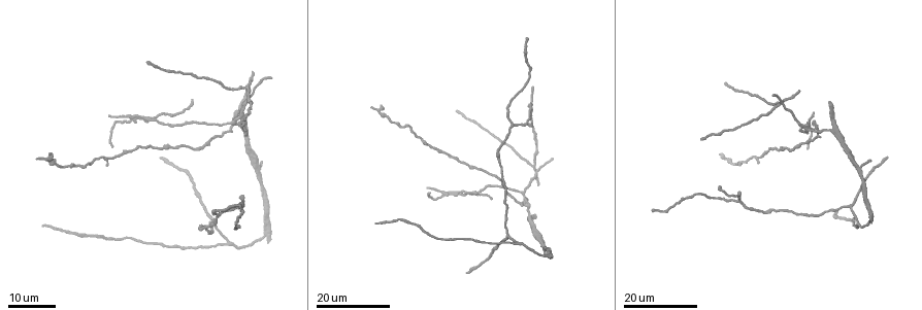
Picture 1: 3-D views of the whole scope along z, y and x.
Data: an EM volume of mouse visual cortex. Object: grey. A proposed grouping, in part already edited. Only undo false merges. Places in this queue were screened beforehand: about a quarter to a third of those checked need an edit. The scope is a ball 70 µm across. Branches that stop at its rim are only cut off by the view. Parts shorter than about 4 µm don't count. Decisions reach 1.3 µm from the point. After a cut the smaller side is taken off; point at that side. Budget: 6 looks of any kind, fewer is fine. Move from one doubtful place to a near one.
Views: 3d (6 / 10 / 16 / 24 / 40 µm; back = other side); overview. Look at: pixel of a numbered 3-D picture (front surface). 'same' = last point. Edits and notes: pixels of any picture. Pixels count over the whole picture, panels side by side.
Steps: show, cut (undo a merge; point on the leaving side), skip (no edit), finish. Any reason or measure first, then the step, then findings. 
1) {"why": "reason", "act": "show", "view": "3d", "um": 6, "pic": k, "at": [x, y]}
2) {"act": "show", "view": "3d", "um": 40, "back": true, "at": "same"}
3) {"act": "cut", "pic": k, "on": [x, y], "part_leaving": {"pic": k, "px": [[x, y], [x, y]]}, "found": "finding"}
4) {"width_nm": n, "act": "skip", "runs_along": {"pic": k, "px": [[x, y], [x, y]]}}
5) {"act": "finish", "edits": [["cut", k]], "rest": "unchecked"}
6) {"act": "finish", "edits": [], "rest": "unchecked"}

{"why": "three arms meet", "act": "show", "view": "3d", "um": 16, "pic": 1, "at": [532, 167]}

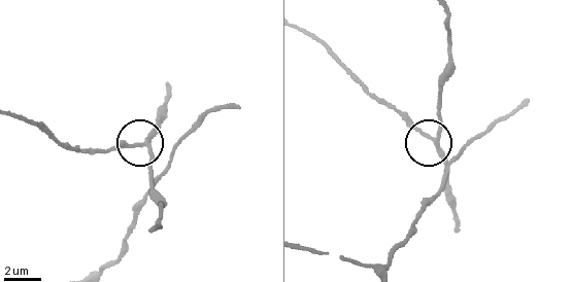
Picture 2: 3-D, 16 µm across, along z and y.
{"why": "closer look", "act": "show", "view": "3d", "um": 6, "pic": 2, "at": [431, 137]}

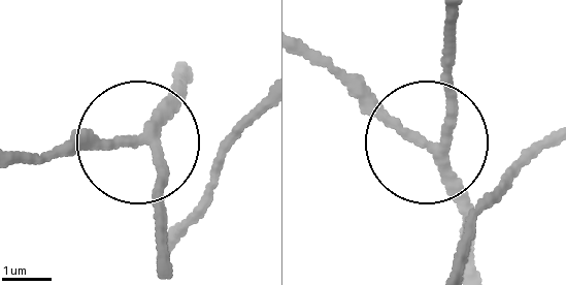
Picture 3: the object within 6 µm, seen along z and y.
{"side_arm_um": 27, "act": "skip", "runs_along": {"pic": 3, "px": [[459, 264], [467, 227], [508, 182], [438, 153], [451, 22]]}, "found": "all the same cell"}

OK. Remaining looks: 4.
{"why": "three-way junction", "act": "show", "view": "3d", "um": 24, "pic": 1, "at": [151, 120]}

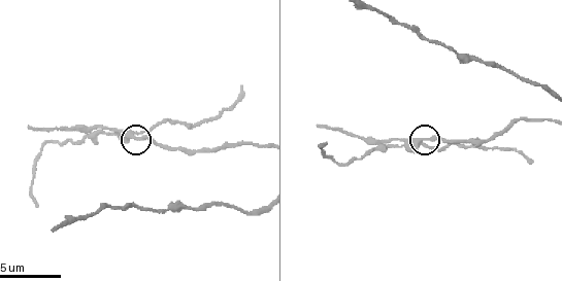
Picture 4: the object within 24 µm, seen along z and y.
{"act": "show", "view": "3d", "um": 6, "pic": 4, "at": [427, 146]}

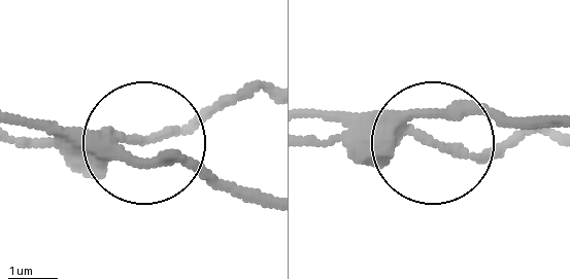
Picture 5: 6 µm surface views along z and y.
{"arms": 3, "act": "cut", "pic": 5, "on": [165, 128], "part_leaving": {"pic": 5, "px": [[97, 143], [27, 143]]}, "found": "two cells meet here"}

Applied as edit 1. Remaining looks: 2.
{"why": "three-way junction", "act": "show", "view": "3d", "um": 16, "pic": 1, "at": [525, 204]}

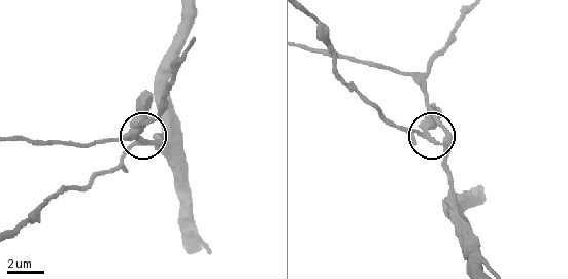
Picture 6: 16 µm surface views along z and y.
{"act": "show", "view": "3d", "um": 10, "pic": 6, "at": [136, 141]}

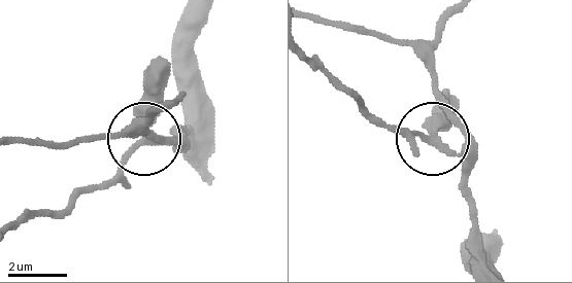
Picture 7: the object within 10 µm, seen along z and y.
{"act": "cut", "pic": 7, "on": [443, 126], "part_leaving": {"pic": 7, "px": [[458, 153], [372, 116], [305, 49]]}, "found": "a second cell is stuck on"}

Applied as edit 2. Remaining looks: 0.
{"act": "finish", "edits": [["cut", 5], ["cut", 7]], "rest": "unchecked"}

